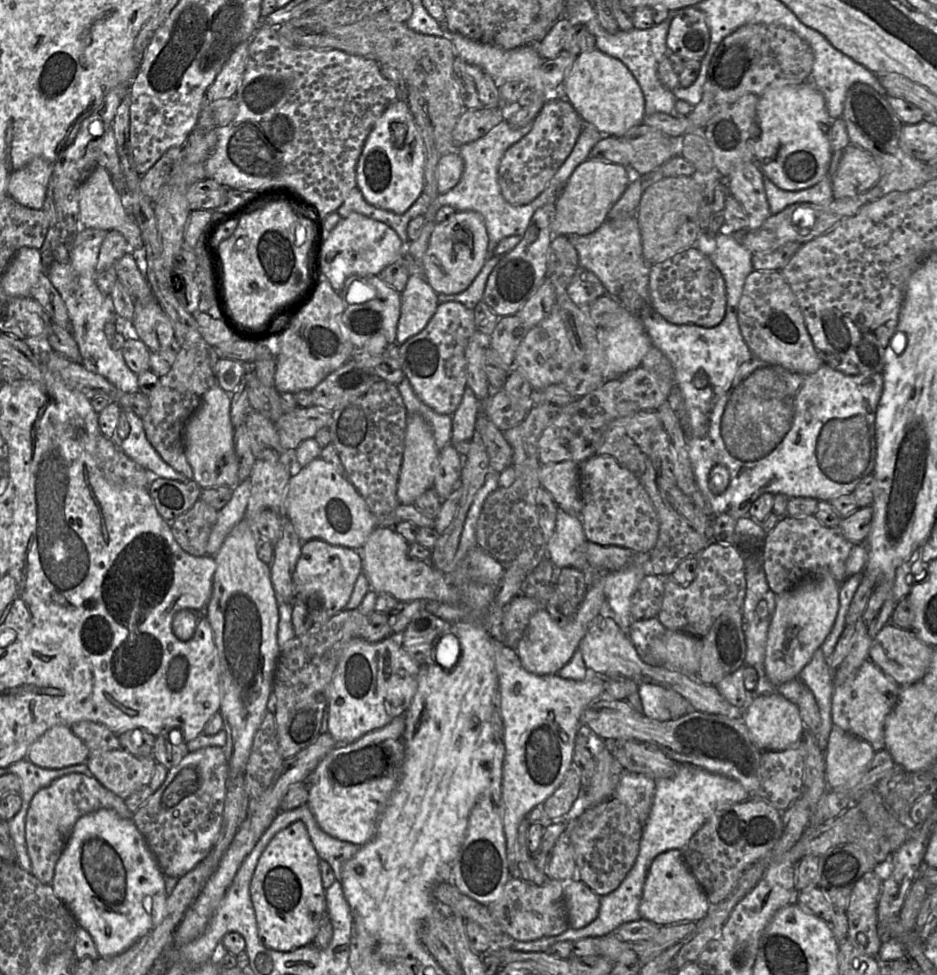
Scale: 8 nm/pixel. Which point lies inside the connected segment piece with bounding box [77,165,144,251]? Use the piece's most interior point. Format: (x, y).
(101, 206)

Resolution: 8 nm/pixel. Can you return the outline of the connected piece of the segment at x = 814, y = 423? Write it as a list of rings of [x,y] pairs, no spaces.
[[[701,232],[695,242],[702,253],[707,255],[712,263],[721,272],[726,285],[726,313],[723,320],[714,327],[702,327],[695,324],[673,324],[665,320],[652,307],[651,301],[646,303],[640,314],[642,321],[654,347],[658,348],[671,362],[677,384],[679,385],[688,411],[688,432],[686,452],[694,473],[697,485],[708,500],[714,515],[728,514],[735,520],[749,516],[752,503],[764,493],[785,494],[792,497],[811,497],[818,501],[830,501],[838,496],[851,494],[857,485],[868,475],[873,473],[876,454],[876,410],[883,392],[883,376],[880,373],[865,373],[860,375],[847,375],[823,364],[815,373],[800,374],[787,370],[779,365],[764,362],[750,351],[738,324],[738,305],[741,298],[743,285],[747,276],[754,270],[752,266],[753,253],[744,247],[732,234]]]

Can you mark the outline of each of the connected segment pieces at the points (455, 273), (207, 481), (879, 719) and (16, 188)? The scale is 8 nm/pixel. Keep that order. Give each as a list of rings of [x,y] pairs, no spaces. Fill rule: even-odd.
[[[456,211],[448,219],[439,222],[429,239],[427,251],[424,256],[424,278],[437,294],[458,294],[466,290],[488,259],[489,236],[485,221],[481,214],[475,211]]]
[[[218,385],[210,388],[189,417],[183,429],[183,442],[193,480],[202,488],[228,486],[240,483],[234,449],[234,426],[230,417],[231,395]]]
[[[867,660],[851,680],[834,687],[831,702],[834,726],[867,741],[876,752],[885,749],[885,721],[897,703],[900,688],[877,665]]]
[[[36,158],[13,171],[7,183],[7,195],[31,209],[42,209],[54,163]]]

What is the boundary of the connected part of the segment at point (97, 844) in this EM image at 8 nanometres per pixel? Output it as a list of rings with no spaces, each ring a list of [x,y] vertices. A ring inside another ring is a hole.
[[[100,809],[83,815],[75,823],[56,863],[51,886],[78,925],[92,936],[99,956],[111,957],[126,951],[163,921],[168,897],[165,877],[132,819],[124,819],[110,809]]]

